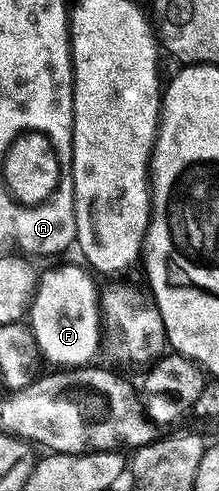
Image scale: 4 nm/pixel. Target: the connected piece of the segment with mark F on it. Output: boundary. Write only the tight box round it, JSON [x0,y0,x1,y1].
[29,265,101,368]

